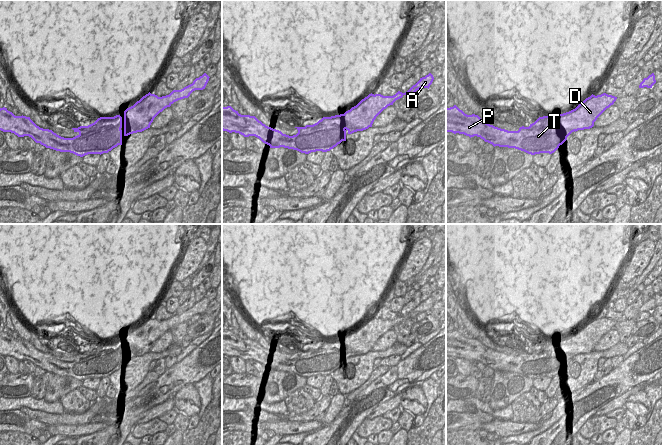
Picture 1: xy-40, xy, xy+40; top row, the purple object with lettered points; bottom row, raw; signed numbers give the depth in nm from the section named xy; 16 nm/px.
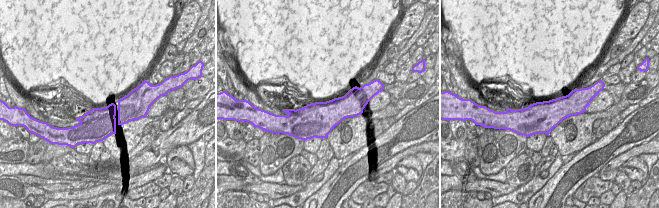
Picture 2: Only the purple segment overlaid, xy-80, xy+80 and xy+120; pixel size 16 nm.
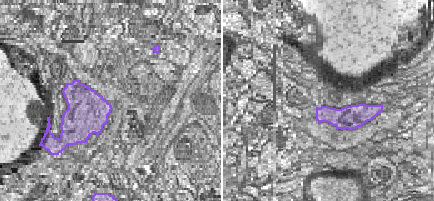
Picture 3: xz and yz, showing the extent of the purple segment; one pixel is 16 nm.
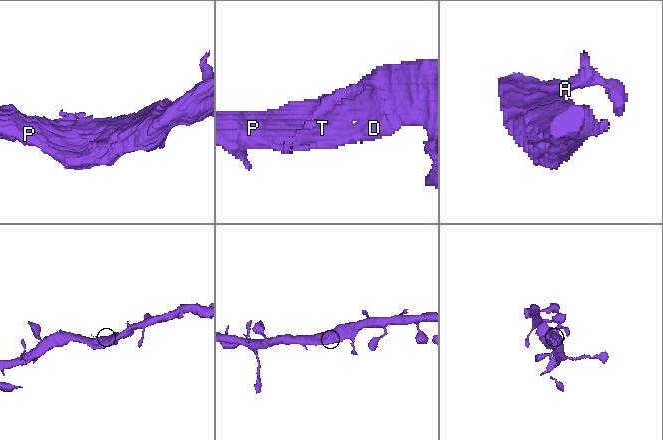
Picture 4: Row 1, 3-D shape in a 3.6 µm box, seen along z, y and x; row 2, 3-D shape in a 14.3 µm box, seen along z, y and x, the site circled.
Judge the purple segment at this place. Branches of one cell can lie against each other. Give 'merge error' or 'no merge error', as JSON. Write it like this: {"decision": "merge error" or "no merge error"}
{"decision": "no merge error"}

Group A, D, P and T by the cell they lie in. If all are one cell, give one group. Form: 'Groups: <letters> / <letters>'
Groups: A D P T

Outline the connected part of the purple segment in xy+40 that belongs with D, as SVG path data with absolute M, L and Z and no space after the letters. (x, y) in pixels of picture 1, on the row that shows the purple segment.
M603 93L591 95L575 109L556 116L539 117L529 127L508 131L484 122L478 115L467 115L456 105L446 108L446 132L480 137L494 147L508 147L535 155L554 153L567 137L578 130L590 129L597 118L617 97Z

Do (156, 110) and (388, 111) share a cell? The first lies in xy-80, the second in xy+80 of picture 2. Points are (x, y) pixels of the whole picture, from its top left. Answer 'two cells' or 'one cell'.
two cells

